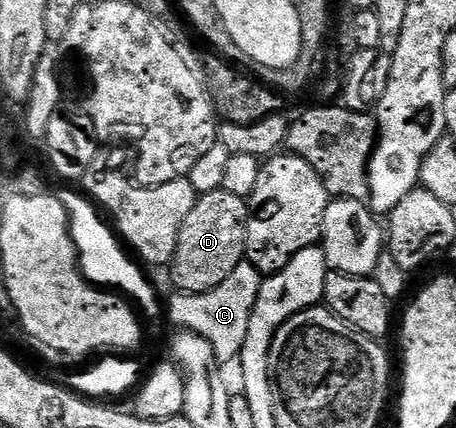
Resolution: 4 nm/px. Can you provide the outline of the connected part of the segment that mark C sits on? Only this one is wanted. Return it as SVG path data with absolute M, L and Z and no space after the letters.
M244 260L240 266L233 268L233 276L217 288L200 294L185 294L175 292L169 306L169 318L179 325L183 332L200 334L209 344L213 344L213 352L218 363L231 363L236 361L245 344L245 332L249 332L249 316L253 312L253 304L257 304L259 289L263 283L264 275L260 274L257 267Z

